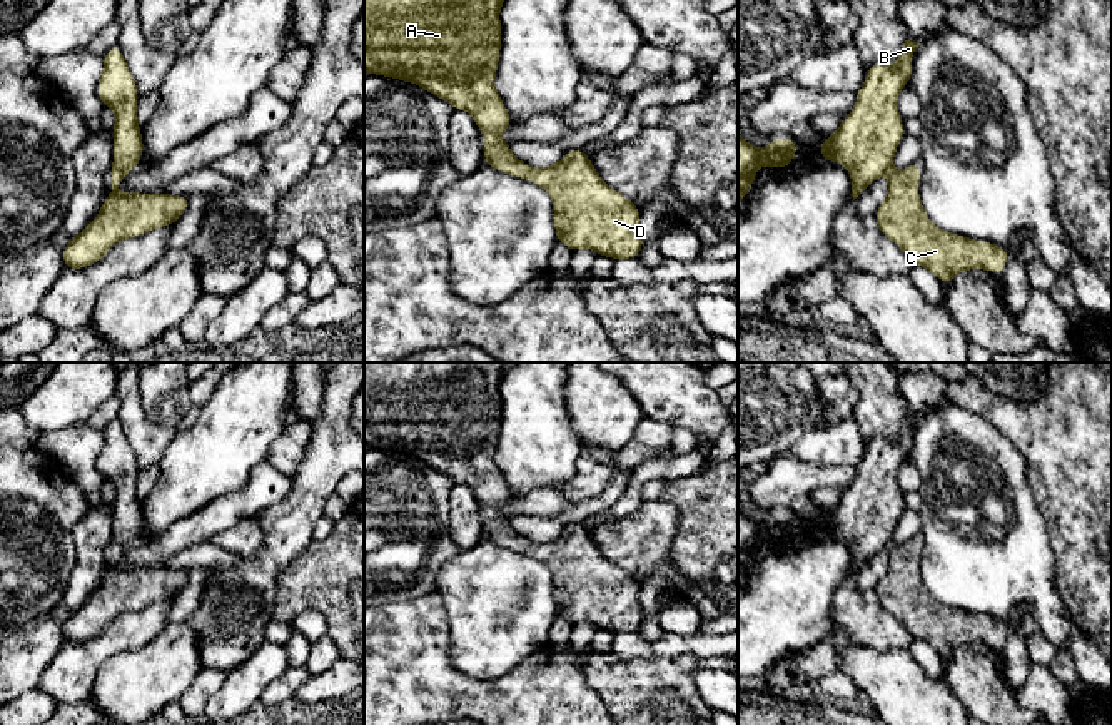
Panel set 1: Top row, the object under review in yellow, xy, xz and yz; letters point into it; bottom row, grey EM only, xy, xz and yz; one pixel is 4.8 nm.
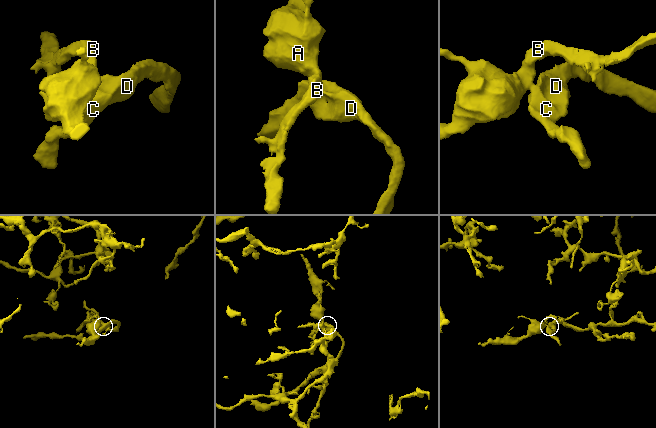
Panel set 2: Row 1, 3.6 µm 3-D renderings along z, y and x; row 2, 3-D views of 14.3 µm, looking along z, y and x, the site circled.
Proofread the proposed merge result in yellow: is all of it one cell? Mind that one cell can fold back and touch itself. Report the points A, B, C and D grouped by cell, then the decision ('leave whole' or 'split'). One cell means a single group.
A B / C D | split

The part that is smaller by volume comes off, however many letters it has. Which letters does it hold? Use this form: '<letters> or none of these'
A, B

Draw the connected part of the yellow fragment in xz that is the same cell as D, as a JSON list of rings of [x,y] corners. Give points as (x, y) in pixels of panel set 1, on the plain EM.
[[[501,511],[484,513],[484,538],[508,550],[518,550],[543,561],[553,575],[556,616],[573,626],[581,621],[614,635],[638,631],[643,623],[641,585],[623,568],[604,558],[588,528],[573,523],[551,541],[531,541],[521,536]]]

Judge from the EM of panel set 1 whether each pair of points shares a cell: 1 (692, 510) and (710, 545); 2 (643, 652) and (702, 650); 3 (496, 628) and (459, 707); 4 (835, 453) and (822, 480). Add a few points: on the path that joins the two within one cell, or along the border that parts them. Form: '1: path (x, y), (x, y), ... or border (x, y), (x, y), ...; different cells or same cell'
1: path (700, 518), (710, 528), (710, 537); same cell
2: path (658, 647), (687, 645); same cell
3: border (449, 645), (449, 660), (476, 679), (511, 672); different cells
4: border (790, 456), (815, 465), (850, 465), (854, 468); different cells

